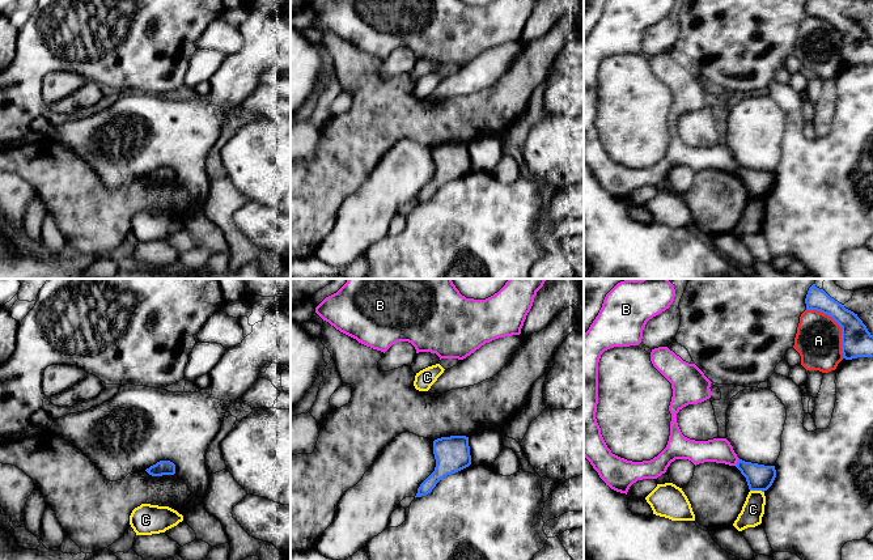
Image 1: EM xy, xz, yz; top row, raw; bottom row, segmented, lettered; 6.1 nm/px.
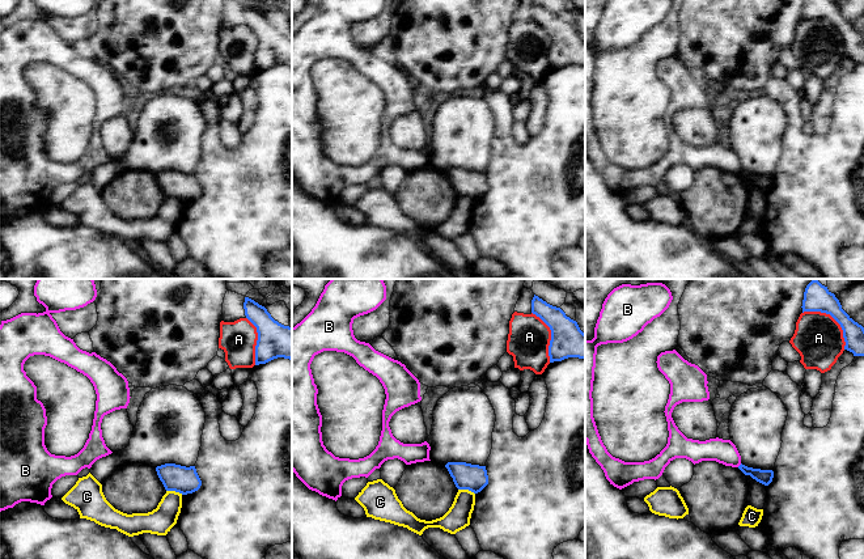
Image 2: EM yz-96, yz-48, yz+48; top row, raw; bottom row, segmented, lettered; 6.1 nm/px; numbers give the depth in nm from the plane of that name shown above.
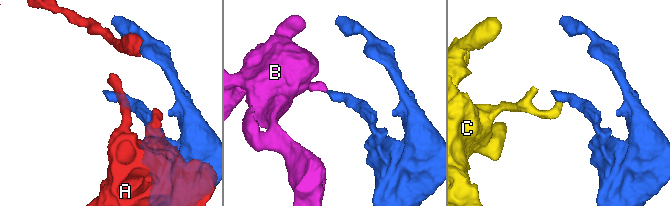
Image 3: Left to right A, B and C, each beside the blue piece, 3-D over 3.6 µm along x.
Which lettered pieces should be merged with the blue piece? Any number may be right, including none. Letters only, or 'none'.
none

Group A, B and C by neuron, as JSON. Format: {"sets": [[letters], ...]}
{"sets": [["A"], ["B"], ["C"]]}

